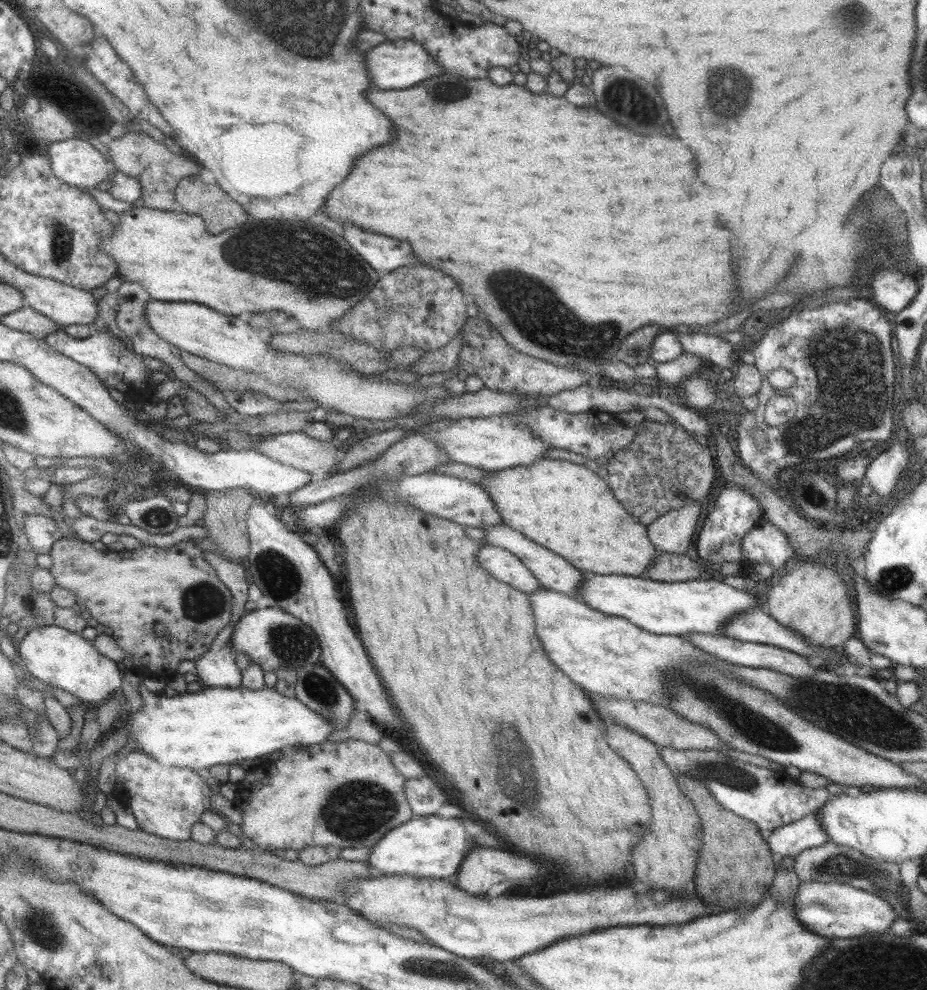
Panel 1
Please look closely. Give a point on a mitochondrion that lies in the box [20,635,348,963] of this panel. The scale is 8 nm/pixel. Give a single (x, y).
(39, 928)

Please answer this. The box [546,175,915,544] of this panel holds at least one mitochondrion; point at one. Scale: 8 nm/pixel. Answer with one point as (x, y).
(845, 382)

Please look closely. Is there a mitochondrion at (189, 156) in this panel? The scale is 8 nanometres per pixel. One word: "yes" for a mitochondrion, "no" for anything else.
no

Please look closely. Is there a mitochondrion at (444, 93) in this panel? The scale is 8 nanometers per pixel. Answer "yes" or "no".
yes

